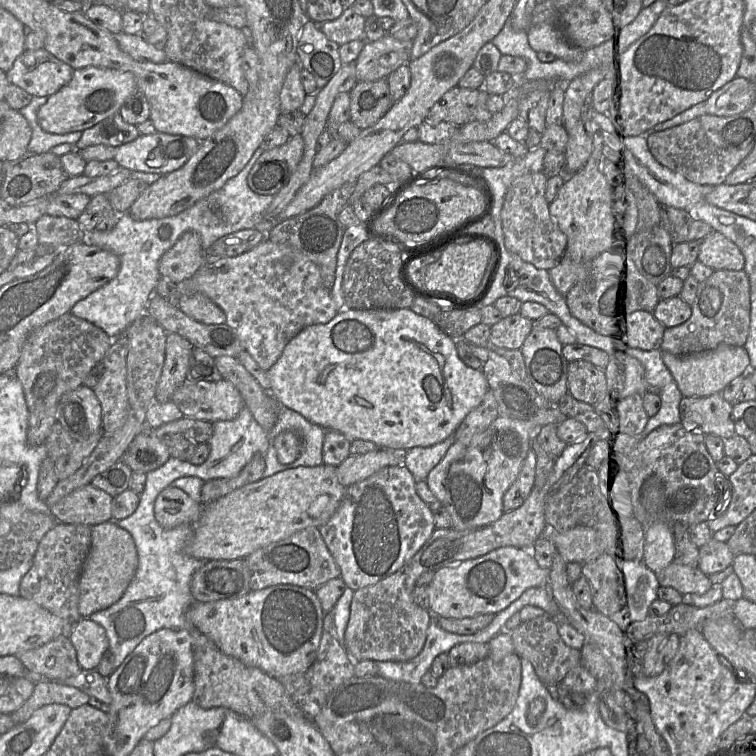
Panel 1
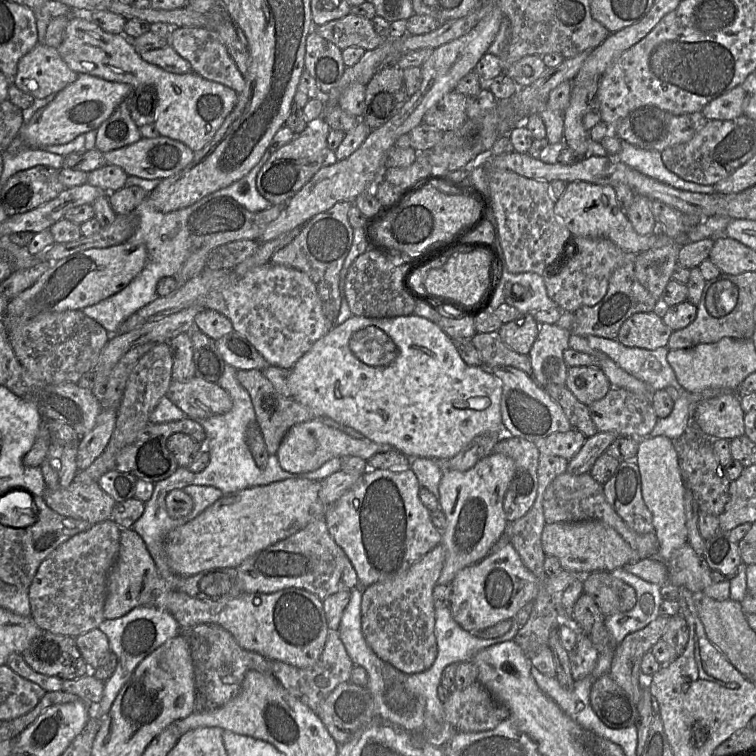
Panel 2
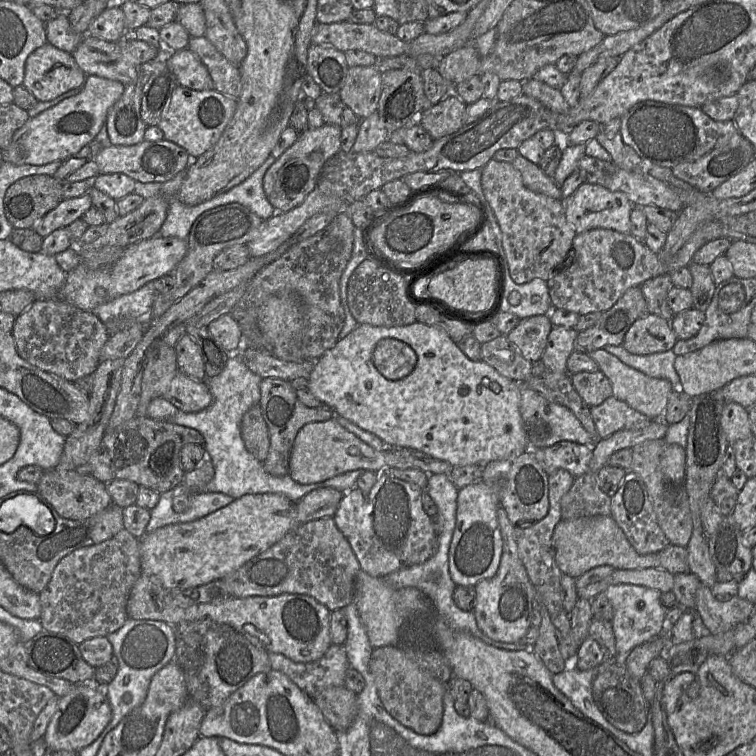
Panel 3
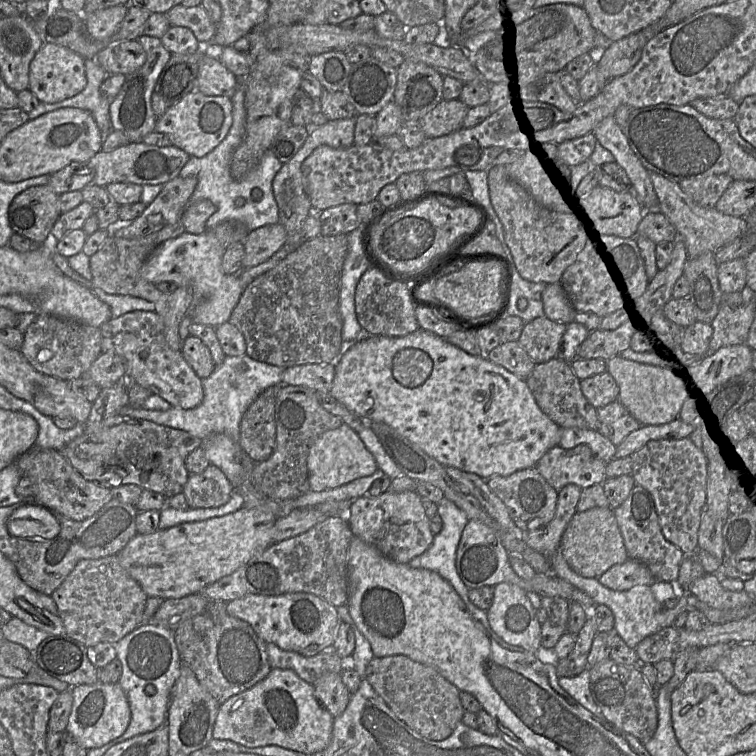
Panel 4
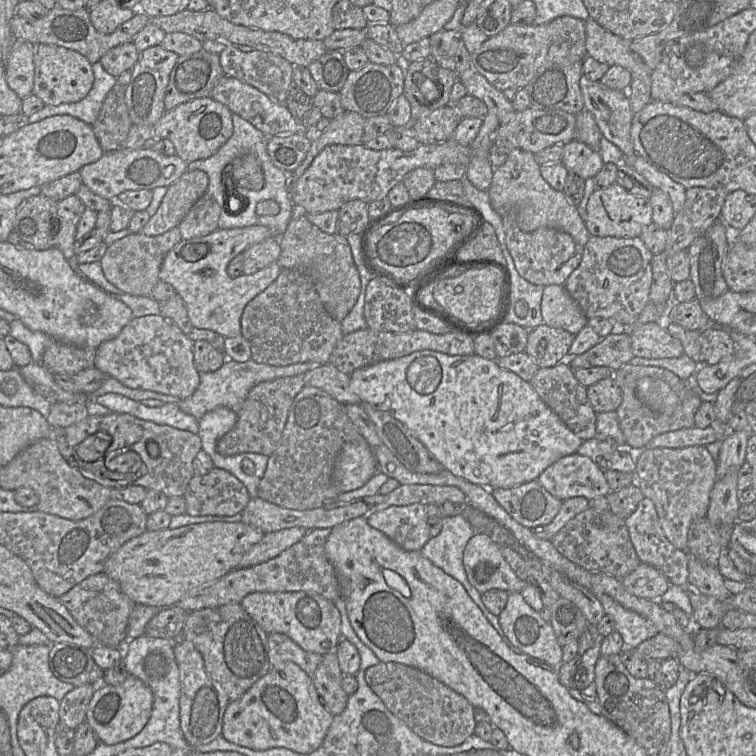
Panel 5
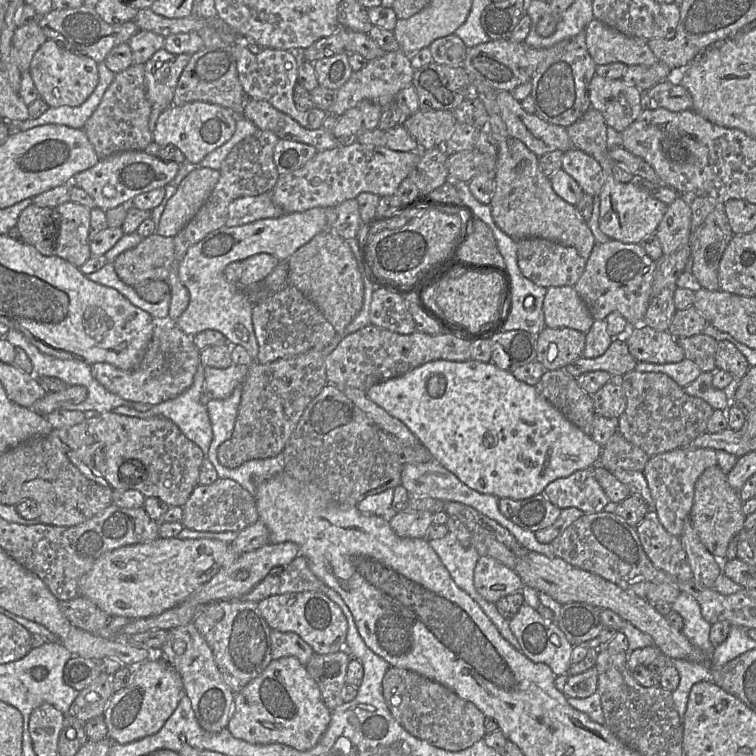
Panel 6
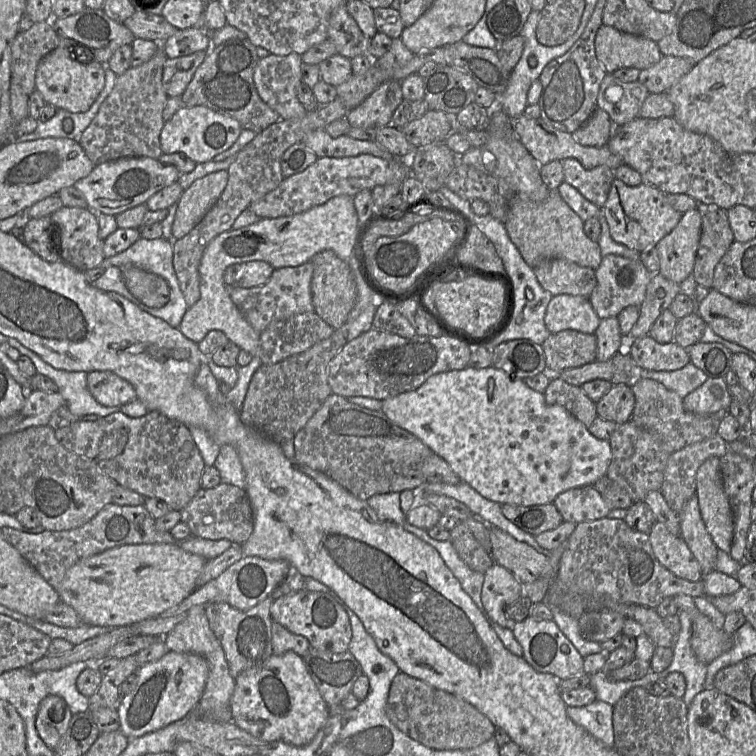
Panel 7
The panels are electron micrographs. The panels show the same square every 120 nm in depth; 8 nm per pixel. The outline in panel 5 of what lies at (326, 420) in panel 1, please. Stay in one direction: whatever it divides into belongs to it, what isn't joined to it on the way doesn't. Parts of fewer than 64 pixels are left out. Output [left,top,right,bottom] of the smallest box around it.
[350,351,583,488]

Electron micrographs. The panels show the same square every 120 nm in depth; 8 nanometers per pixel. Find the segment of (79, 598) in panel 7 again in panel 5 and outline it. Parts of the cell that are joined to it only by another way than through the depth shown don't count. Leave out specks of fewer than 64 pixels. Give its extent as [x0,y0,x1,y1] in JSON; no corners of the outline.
[103,521,264,608]

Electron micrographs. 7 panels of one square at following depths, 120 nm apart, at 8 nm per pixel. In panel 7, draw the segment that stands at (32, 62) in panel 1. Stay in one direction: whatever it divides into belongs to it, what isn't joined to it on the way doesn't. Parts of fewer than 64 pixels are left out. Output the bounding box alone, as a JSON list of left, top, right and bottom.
[35,46,105,113]

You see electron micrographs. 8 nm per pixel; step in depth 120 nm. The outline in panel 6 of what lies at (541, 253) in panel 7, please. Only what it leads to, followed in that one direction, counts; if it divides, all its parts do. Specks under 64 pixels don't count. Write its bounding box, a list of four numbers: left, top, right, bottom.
[469,76,596,260]

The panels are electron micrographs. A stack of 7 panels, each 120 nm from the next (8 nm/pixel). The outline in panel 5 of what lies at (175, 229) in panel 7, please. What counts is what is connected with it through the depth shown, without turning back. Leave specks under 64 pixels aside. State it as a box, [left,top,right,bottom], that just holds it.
[141,169,208,236]

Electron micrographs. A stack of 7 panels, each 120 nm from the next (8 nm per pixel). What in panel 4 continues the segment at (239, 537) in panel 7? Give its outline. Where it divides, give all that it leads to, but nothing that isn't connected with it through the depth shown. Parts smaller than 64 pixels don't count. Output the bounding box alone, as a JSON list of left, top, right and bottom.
[183,464,234,508]

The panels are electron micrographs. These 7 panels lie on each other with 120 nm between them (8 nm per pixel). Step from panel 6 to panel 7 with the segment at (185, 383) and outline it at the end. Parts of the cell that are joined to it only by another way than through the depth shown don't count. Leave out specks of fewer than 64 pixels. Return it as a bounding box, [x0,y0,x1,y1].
[87,371,137,407]

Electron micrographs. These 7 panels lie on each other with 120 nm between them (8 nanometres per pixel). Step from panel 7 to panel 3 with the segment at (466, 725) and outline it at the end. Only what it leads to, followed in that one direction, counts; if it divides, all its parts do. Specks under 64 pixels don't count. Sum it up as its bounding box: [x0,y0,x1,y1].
[369,646,447,735]

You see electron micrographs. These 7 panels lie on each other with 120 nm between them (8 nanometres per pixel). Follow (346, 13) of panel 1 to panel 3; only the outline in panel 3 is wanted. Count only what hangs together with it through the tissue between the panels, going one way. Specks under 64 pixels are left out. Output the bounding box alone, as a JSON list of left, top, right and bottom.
[311,20,409,58]

